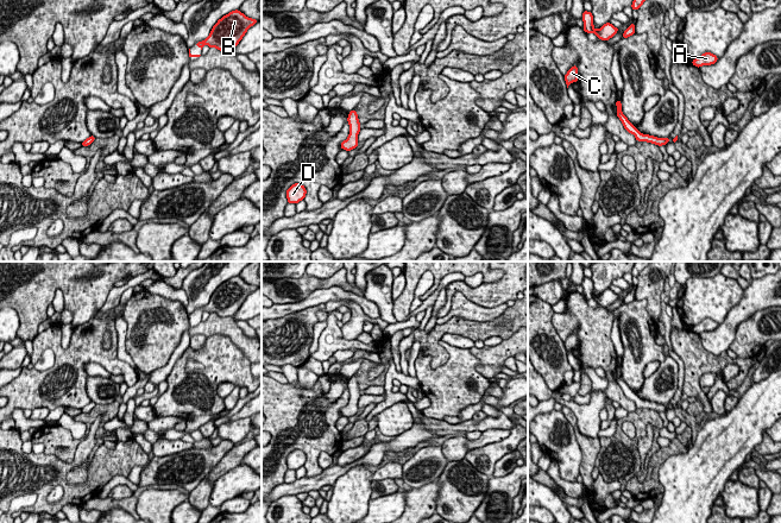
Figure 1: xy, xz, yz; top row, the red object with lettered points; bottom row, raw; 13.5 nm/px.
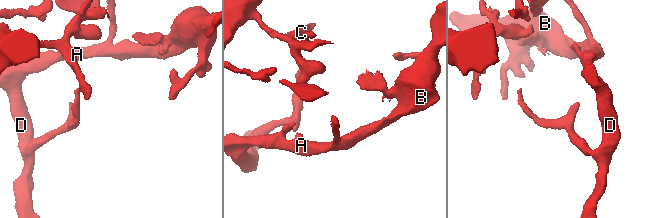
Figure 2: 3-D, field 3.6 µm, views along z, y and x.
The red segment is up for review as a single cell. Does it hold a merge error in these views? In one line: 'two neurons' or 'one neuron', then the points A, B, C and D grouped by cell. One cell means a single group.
one neuron; A B C D

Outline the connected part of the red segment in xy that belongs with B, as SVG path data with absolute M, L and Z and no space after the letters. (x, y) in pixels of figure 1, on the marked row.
M239 10L232 11L218 20L204 40L195 45L201 50L206 44L220 51L232 51L243 39L247 30L257 23L257 19L246 17Z

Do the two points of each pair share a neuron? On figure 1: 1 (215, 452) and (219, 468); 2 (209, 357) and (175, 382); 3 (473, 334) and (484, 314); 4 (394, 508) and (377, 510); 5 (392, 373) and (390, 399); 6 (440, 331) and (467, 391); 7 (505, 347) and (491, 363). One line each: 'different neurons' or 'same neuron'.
1: different neurons
2: same neuron
3: different neurons
4: same neuron
5: same neuron
6: different neurons
7: same neuron

